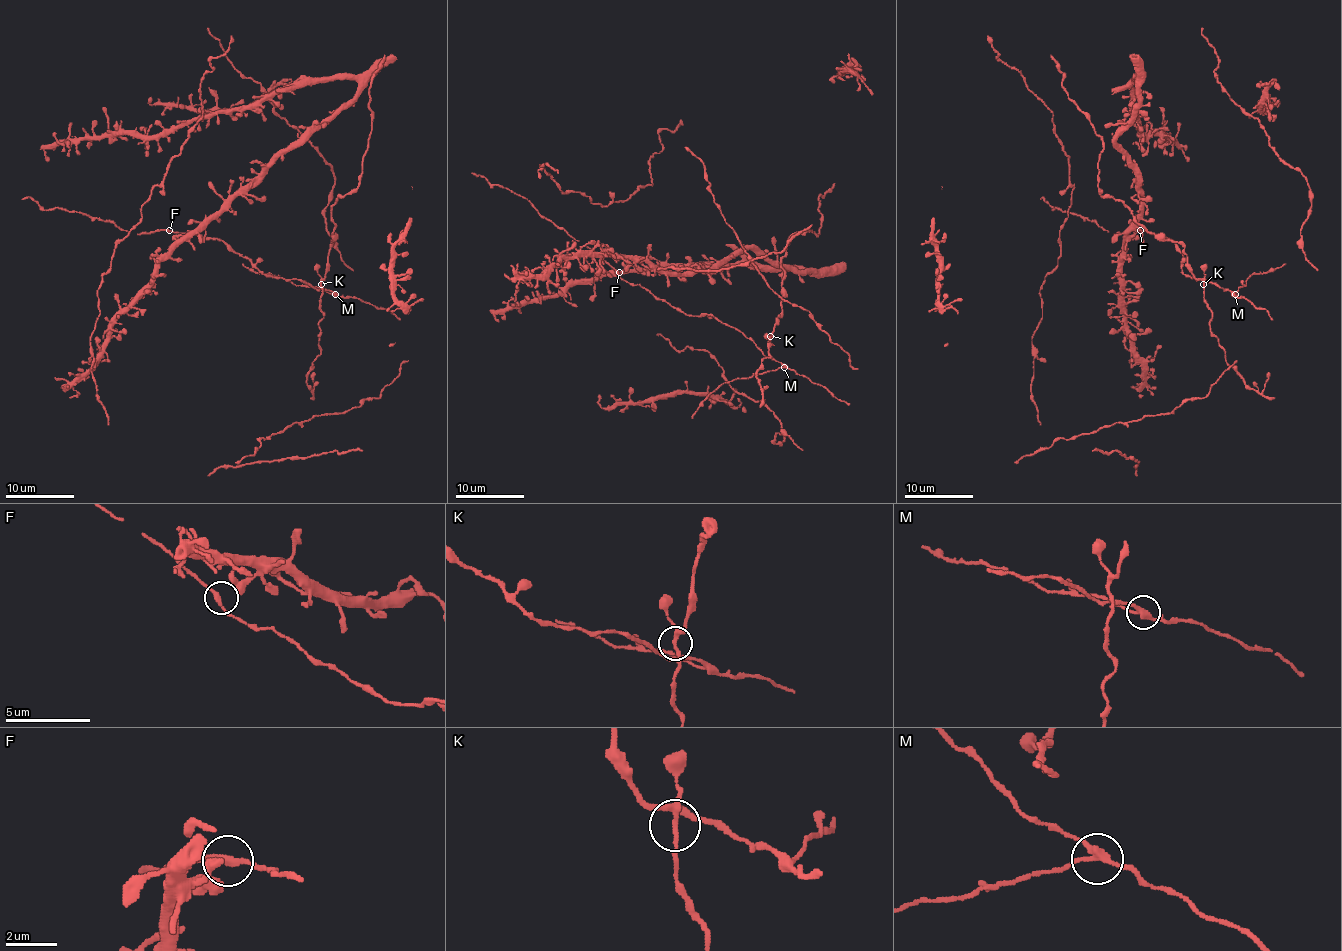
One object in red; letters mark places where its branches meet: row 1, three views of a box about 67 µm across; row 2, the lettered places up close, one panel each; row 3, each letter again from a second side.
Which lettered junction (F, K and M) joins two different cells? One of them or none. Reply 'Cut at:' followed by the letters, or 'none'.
Cut at: M

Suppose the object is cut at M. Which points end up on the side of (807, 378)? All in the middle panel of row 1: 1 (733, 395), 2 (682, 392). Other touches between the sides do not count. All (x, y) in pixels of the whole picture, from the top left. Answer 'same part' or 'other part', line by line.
1: same part
2: same part

